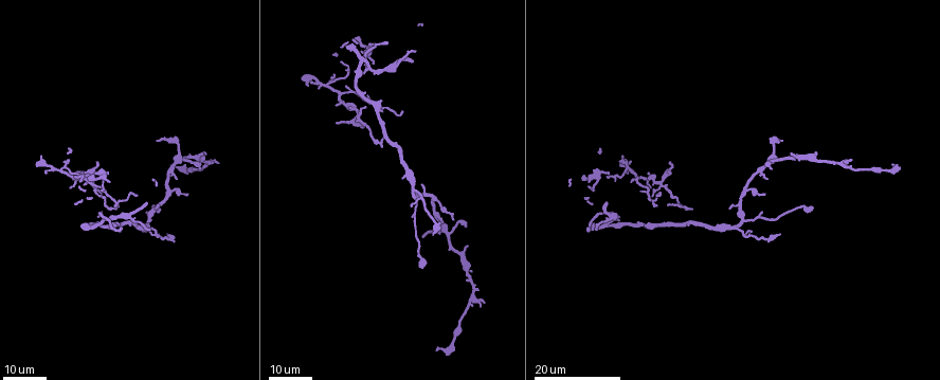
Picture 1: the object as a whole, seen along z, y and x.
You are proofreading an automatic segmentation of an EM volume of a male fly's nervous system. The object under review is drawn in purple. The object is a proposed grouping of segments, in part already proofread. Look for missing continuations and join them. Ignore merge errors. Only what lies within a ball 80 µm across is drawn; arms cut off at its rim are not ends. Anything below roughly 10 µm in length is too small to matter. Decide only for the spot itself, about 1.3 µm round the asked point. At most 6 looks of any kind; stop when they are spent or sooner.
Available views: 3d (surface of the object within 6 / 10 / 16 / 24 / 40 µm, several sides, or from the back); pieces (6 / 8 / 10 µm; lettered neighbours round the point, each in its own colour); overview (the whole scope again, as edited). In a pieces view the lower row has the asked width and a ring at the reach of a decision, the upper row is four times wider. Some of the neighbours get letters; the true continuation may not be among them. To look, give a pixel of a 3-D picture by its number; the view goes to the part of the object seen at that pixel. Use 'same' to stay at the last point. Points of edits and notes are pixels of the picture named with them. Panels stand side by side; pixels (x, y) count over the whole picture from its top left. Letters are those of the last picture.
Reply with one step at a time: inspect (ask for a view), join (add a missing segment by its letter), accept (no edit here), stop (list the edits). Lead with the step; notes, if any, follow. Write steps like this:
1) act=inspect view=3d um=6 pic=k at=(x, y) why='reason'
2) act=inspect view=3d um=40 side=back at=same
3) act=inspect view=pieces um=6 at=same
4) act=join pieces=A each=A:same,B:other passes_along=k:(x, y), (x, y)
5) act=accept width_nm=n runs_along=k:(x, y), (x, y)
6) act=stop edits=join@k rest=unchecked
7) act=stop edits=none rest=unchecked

act=inspect view=3d um=24 pic=1 at=(335, 124) why='branch stops here'

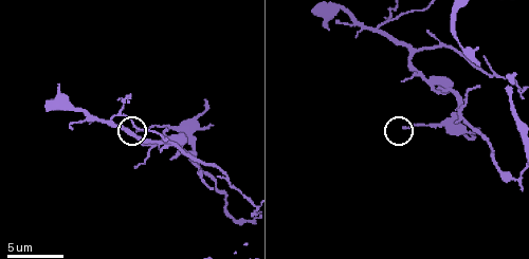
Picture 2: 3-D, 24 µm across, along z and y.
act=inspect view=pieces um=6 pic=2 at=(405, 128) why='see the neighbours'

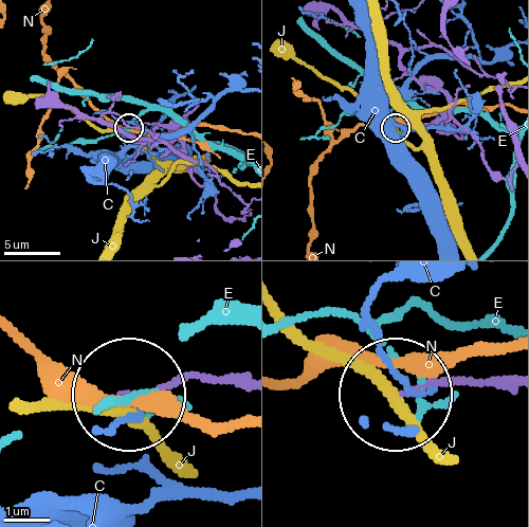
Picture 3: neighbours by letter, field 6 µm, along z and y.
act=accept each=C:other,E:other,J:other,N:other found='no lettered segment goes on from it'

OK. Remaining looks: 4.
act=inspect view=3d um=16 pic=1 at=(421, 236) why='free end'

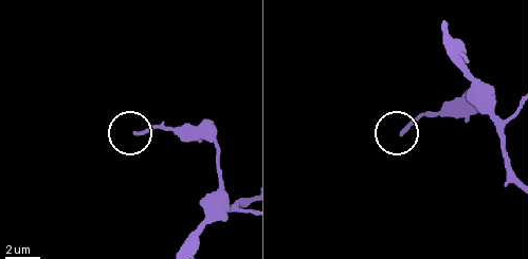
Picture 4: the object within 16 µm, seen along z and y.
act=inspect view=pieces um=6 pic=4 at=(137, 132)

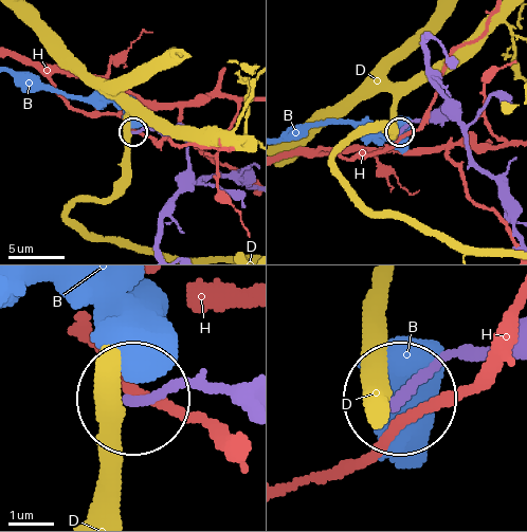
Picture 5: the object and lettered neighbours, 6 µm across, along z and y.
act=accept each=B:other,D:other,H:other runs_along=5:(247, 413), (179, 383), (138, 393) found='no lettered segment goes on from it'

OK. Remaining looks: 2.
act=inspect view=pieces um=6 pic=2 at=(205, 102) why='thin end'

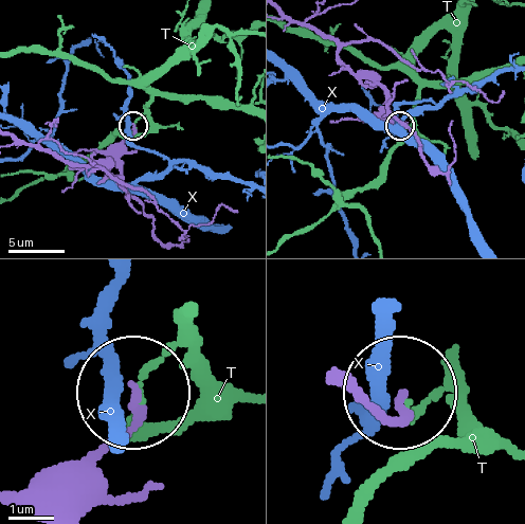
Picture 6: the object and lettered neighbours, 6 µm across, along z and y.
act=accept width_nm=130 each=T:other,X:other found='none of them fits'

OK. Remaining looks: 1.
act=stop edits=none rest=unchecked

